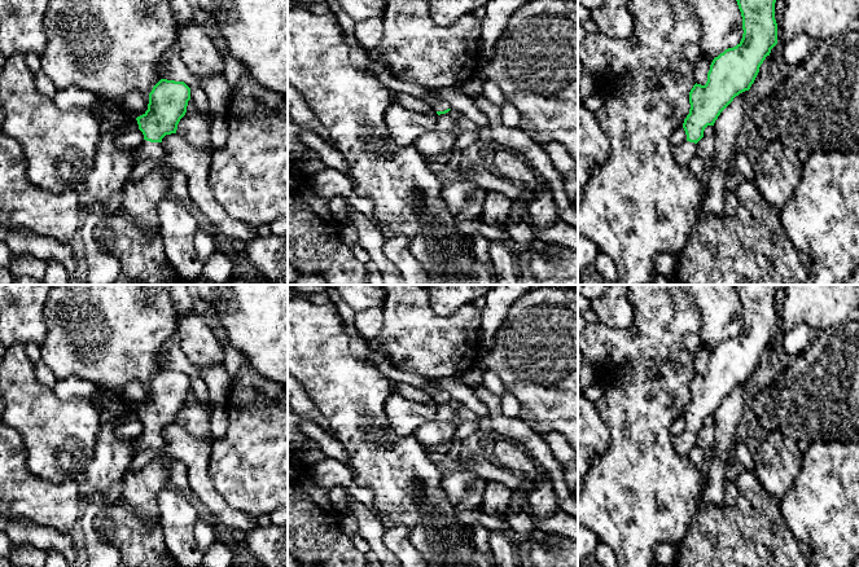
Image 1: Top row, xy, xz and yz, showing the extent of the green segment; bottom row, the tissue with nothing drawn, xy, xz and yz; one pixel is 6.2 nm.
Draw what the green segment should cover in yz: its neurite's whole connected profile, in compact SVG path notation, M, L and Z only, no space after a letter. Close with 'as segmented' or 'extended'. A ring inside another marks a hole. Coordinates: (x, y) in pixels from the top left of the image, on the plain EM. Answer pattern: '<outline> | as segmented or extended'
M735 285L742 307L742 329L715 347L705 375L694 374L689 382L689 404L683 418L687 430L672 435L678 456L687 457L696 447L697 432L707 416L714 416L720 403L740 383L749 381L759 357L777 334L775 293L777 285Z | extended

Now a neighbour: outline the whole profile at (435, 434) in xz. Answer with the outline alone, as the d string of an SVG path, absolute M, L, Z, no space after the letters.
M435 419L420 426L413 438L426 449L444 449L456 435L456 428L451 422Z

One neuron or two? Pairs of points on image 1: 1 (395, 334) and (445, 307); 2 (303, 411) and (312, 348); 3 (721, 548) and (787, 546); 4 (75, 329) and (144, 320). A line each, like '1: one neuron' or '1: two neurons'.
1: two neurons
2: two neurons
3: one neuron
4: one neuron

